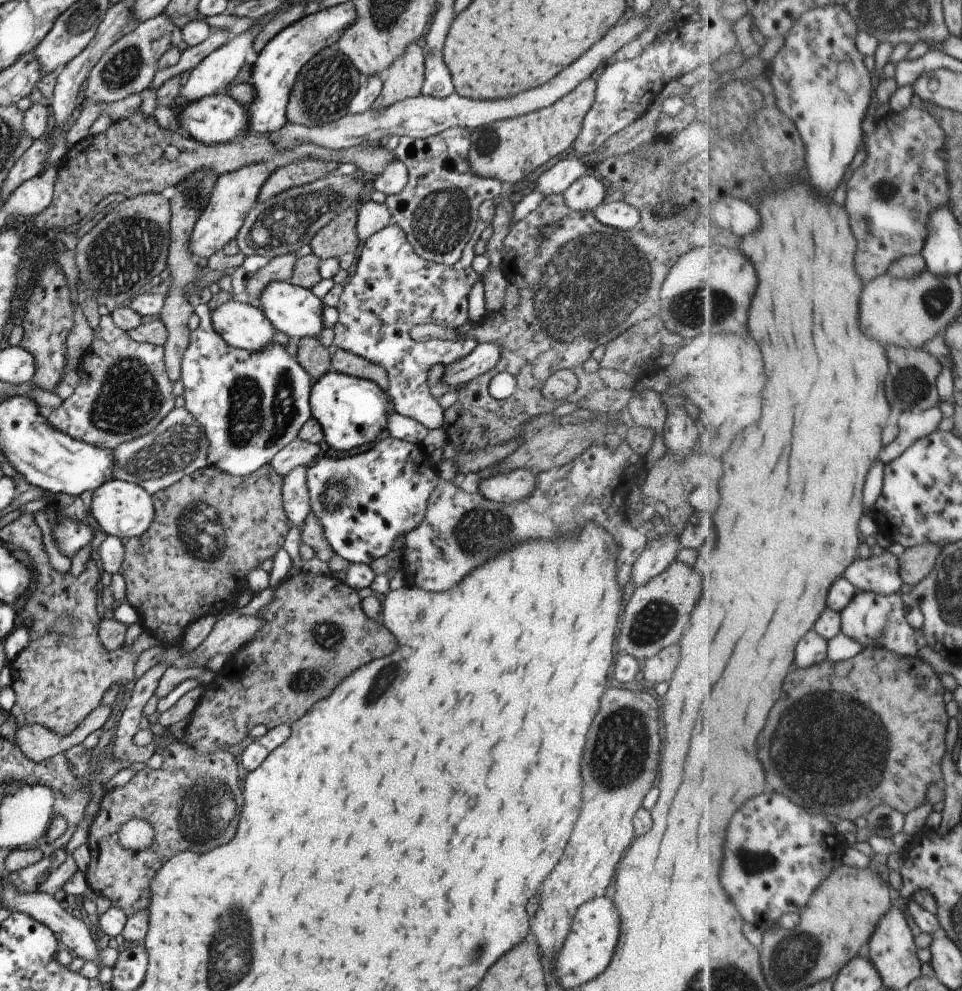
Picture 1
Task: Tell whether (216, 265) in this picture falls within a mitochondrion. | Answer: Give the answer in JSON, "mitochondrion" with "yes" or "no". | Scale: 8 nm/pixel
{"mitochondrion":"no"}

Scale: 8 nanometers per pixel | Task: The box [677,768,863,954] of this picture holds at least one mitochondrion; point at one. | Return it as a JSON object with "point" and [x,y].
{"point":[750,862]}

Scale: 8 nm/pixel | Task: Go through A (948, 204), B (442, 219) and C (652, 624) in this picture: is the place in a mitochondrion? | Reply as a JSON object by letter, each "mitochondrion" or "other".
{"A":"other","B":"mitochondrion","C":"mitochondrion"}

